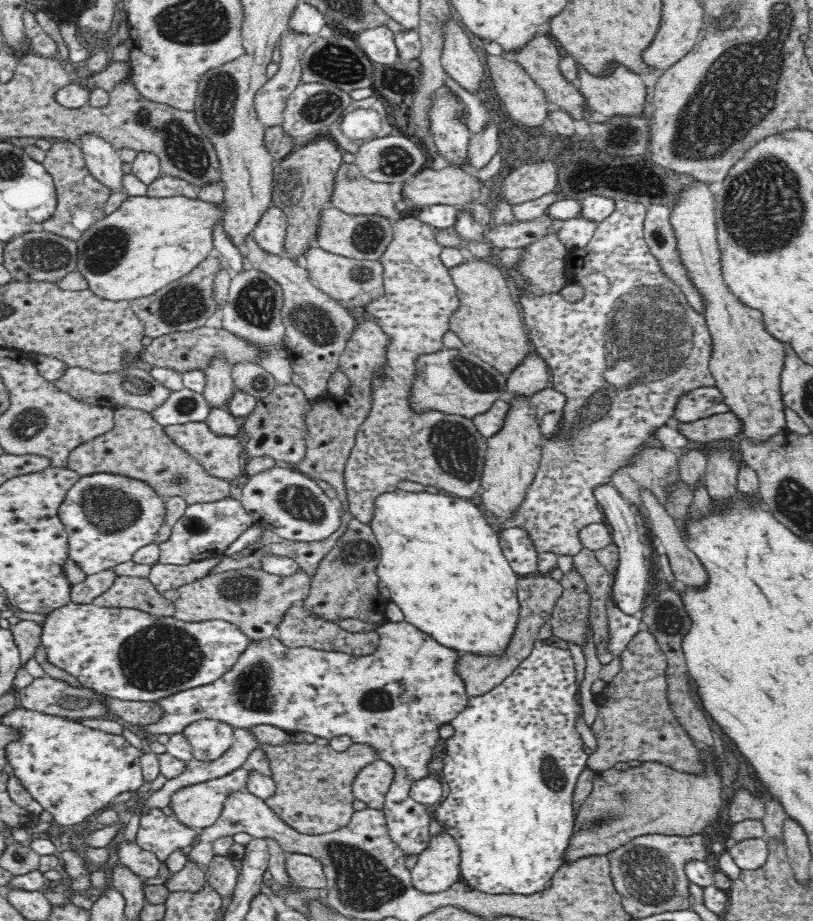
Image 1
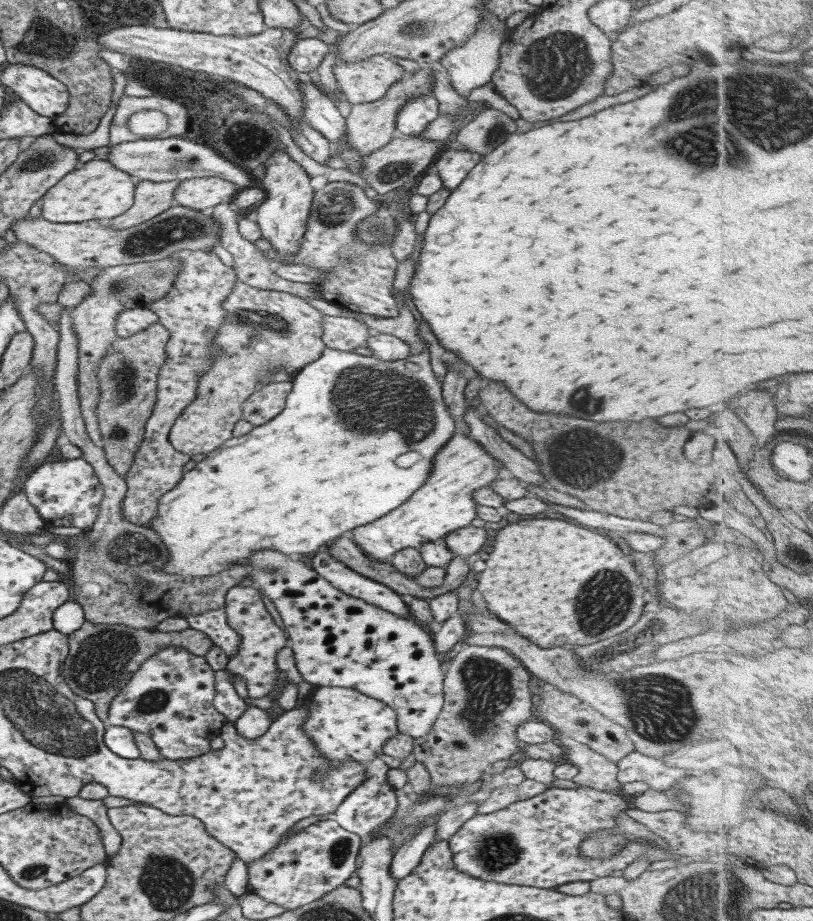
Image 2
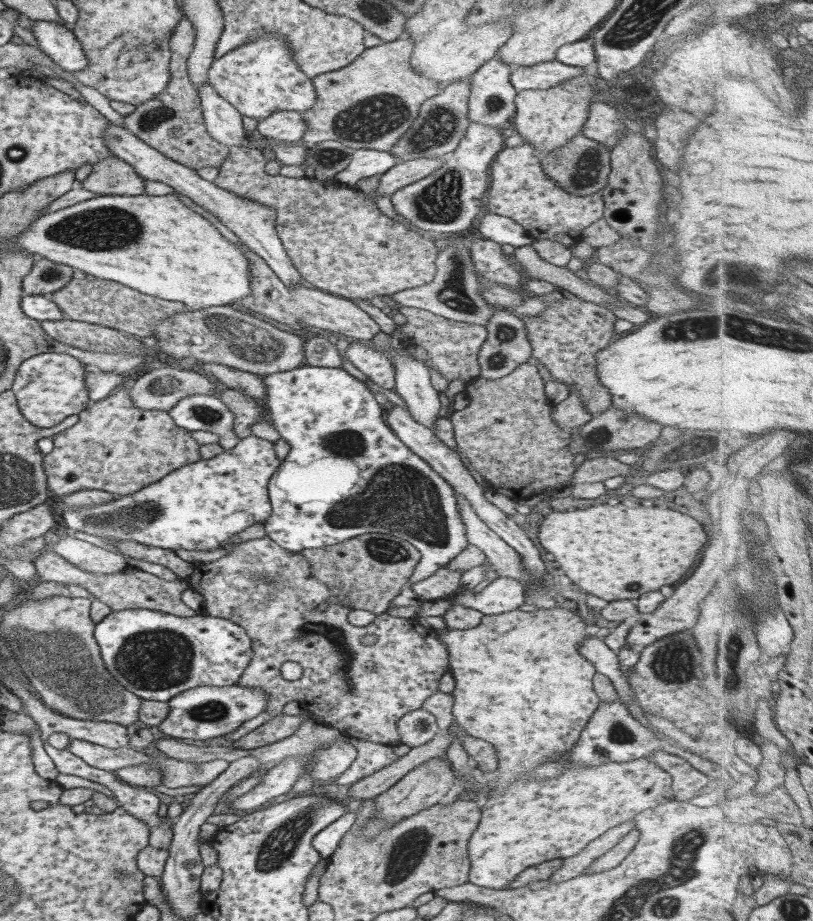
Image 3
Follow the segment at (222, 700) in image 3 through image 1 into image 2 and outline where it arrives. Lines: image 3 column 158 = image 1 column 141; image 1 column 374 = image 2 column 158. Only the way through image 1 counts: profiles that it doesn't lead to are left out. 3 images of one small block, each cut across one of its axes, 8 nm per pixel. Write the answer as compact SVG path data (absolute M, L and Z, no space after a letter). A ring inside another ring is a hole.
M175 645L147 657L110 702L106 725L124 726L147 735L163 759L180 761L205 754L209 742L223 735L226 718L212 705L214 670L201 657Z

